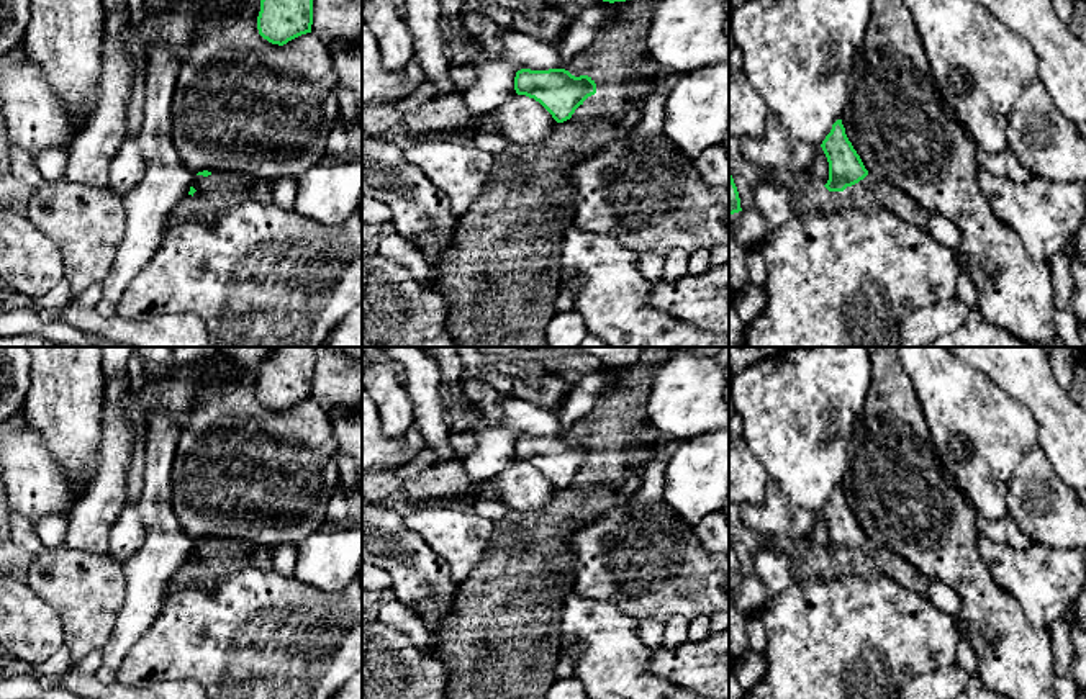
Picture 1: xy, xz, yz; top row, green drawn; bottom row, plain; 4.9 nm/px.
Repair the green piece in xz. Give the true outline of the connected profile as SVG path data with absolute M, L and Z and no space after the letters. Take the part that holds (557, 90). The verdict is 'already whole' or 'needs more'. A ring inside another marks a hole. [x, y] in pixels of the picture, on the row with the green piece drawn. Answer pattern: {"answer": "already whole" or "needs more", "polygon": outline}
{"answer": "already whole", "polygon": "M521 69L514 77L514 90L539 101L557 123L563 123L596 93L596 83L588 75L575 77L565 69Z"}

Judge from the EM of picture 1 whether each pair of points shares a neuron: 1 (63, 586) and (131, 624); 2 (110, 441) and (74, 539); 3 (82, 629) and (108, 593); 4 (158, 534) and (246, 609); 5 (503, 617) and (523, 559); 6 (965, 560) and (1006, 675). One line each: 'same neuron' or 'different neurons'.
1: different neurons
2: same neuron
3: same neuron
4: different neurons
5: same neuron
6: same neuron

